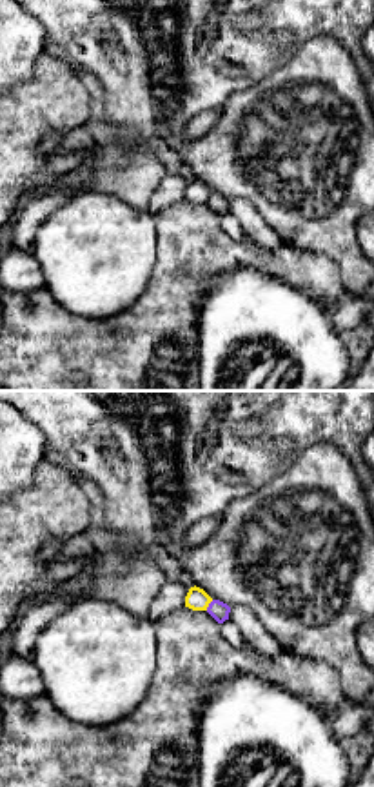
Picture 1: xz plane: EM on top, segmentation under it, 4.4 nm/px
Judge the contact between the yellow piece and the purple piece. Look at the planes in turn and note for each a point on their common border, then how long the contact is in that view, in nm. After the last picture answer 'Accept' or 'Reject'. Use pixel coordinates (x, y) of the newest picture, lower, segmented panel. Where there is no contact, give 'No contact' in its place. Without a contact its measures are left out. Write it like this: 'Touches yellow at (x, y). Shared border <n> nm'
Touches yellow at (207, 606). Shared border 60 nm

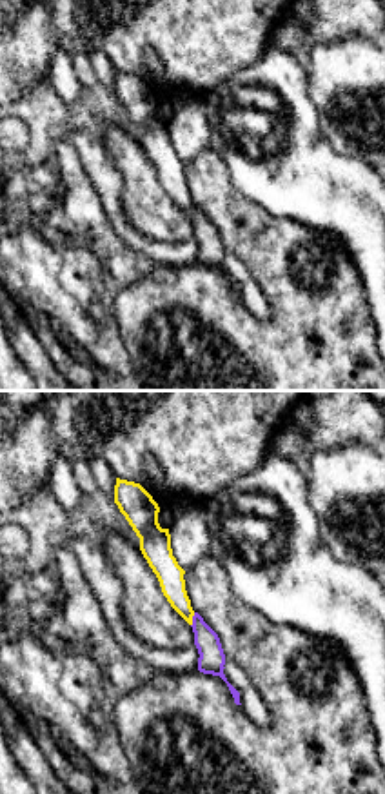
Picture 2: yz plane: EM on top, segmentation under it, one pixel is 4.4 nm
Touches yellow at (191, 620). Shared border 70 nm

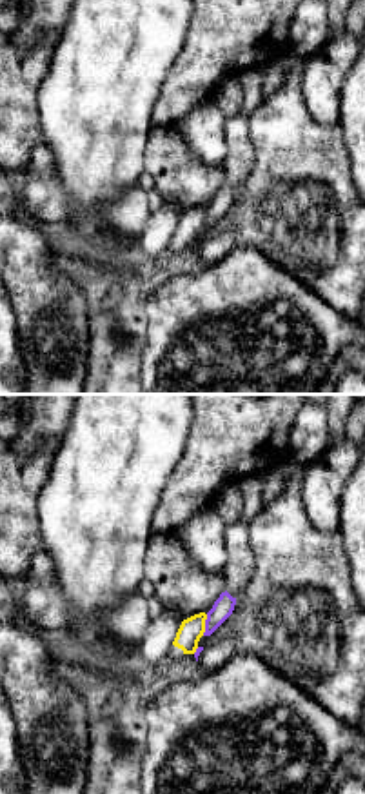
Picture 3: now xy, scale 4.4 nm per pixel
Touches yellow at (204, 625). Shared border 100 nm

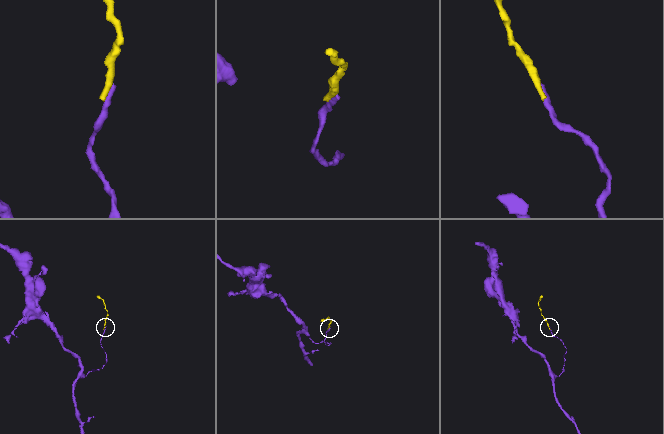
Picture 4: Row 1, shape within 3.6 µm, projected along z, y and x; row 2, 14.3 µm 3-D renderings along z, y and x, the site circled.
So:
Reject

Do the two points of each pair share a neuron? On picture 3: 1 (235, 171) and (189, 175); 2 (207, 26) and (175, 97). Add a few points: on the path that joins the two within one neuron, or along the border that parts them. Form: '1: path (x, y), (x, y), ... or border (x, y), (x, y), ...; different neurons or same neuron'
1: border (222, 164), (224, 184), (206, 206); different neurons
2: path (207, 44), (207, 59), (193, 79); same neuron

